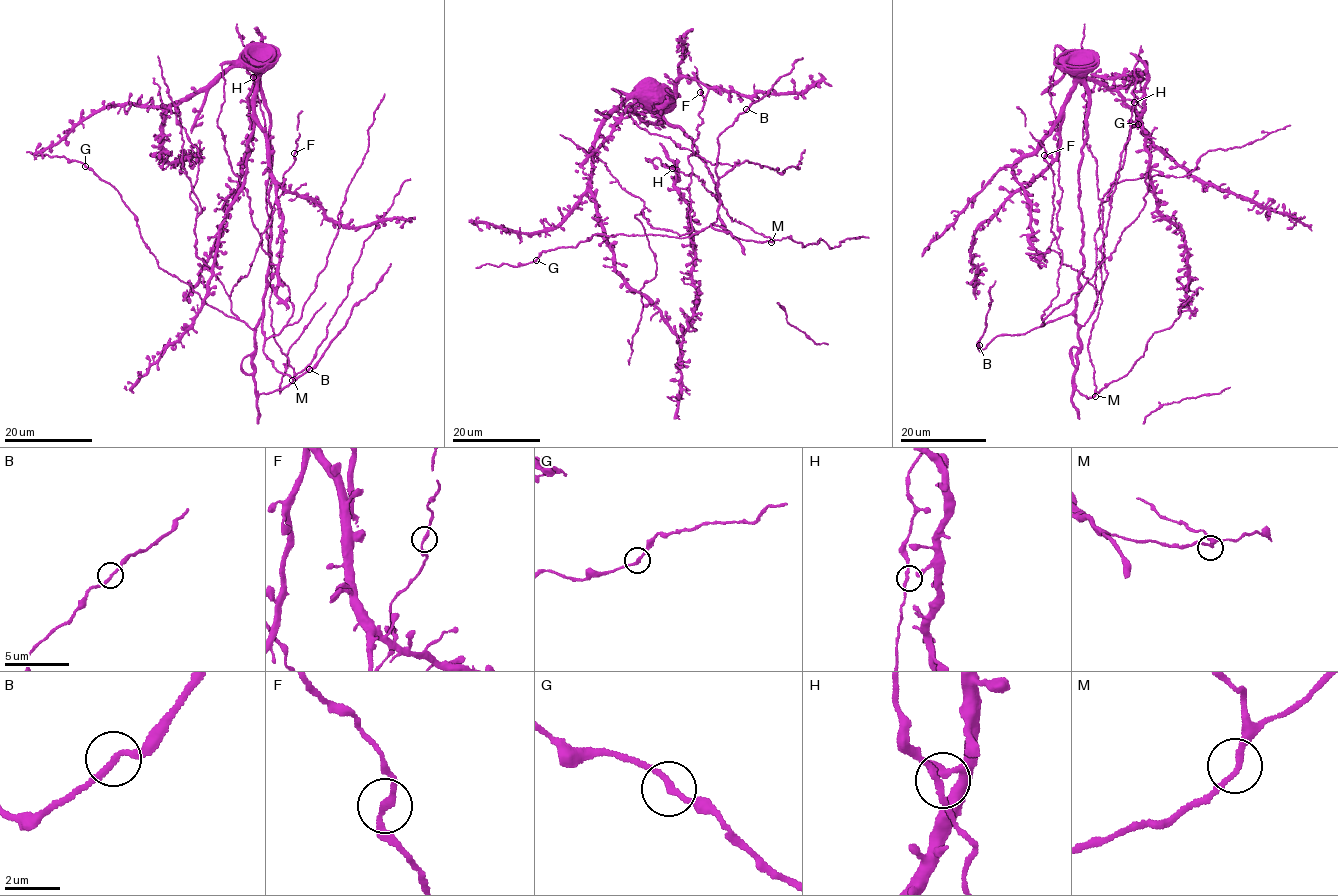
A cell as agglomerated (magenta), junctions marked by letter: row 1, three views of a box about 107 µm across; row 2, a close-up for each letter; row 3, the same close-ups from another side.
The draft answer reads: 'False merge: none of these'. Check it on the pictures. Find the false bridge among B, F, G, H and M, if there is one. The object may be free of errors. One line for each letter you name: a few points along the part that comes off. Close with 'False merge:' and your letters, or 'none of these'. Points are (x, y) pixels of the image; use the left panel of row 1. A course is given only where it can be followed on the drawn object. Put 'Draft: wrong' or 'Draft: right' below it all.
False merge: none of these
Draft: right

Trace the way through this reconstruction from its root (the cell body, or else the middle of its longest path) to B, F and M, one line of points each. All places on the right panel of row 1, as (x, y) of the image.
B: (1074, 377), (1079, 337), (1078, 323), (1071, 315), (1048, 321), (1024, 334), (993, 337), (981, 350), (979, 345)
F: (1074, 377), (1078, 330), (1098, 291), (1049, 247), (1056, 237), (1051, 230), (1053, 173), (1044, 155)
M: (1074, 377), (1075, 388), (1081, 395), (1088, 399), (1095, 396)

